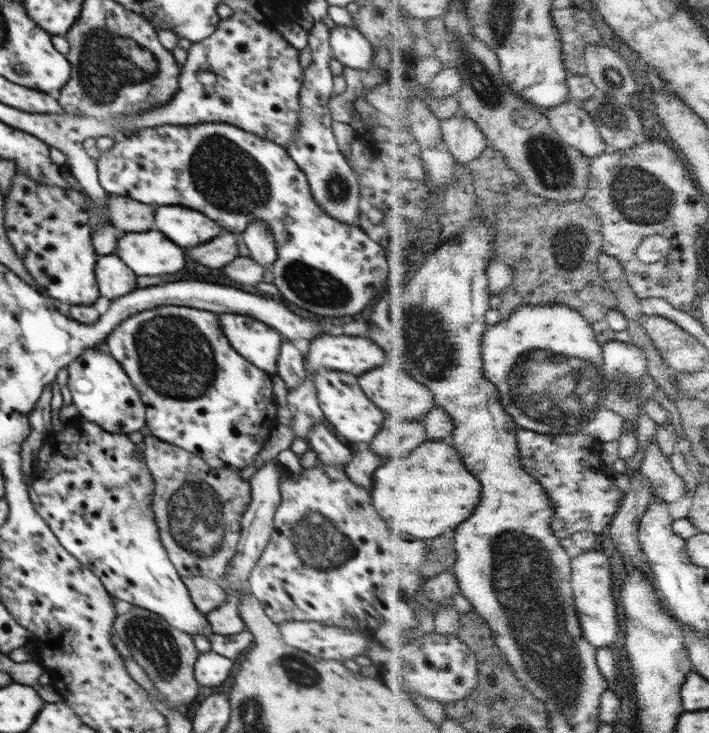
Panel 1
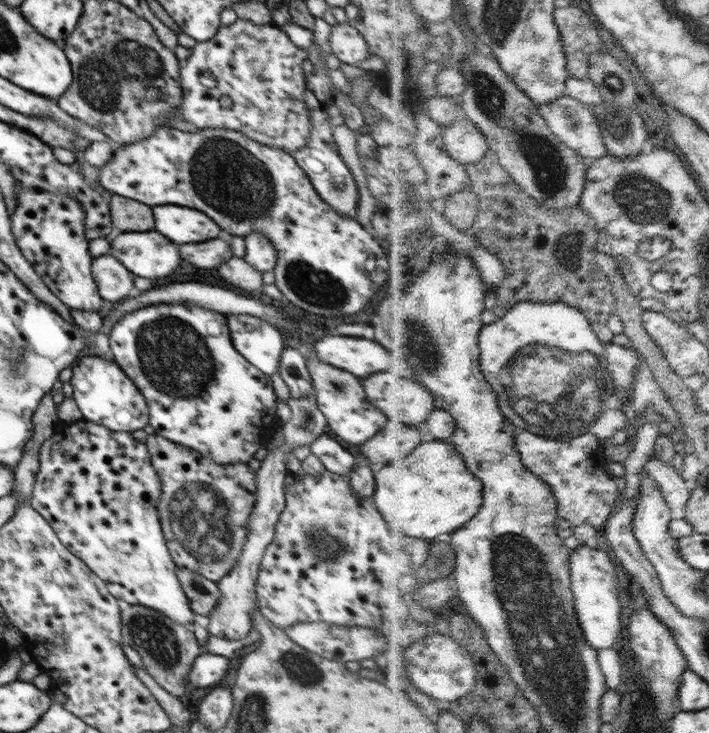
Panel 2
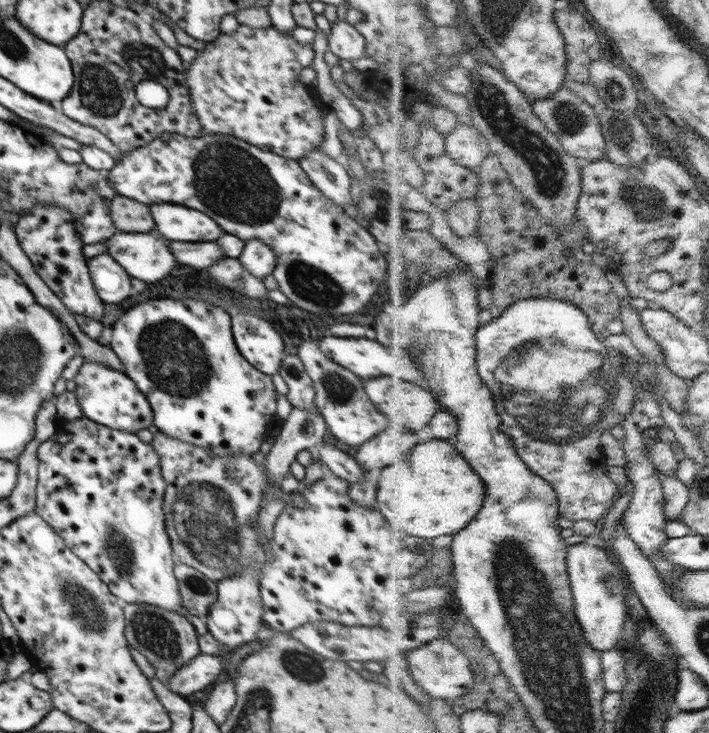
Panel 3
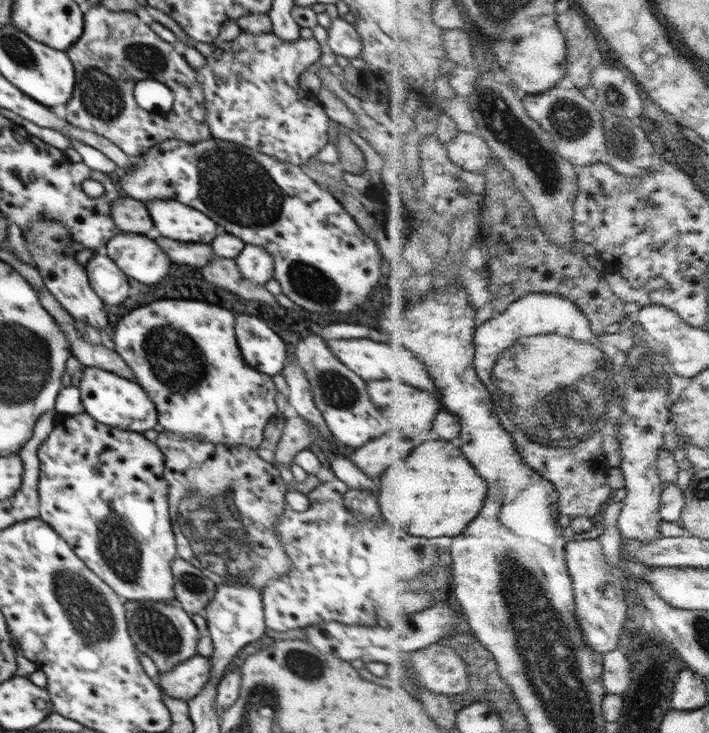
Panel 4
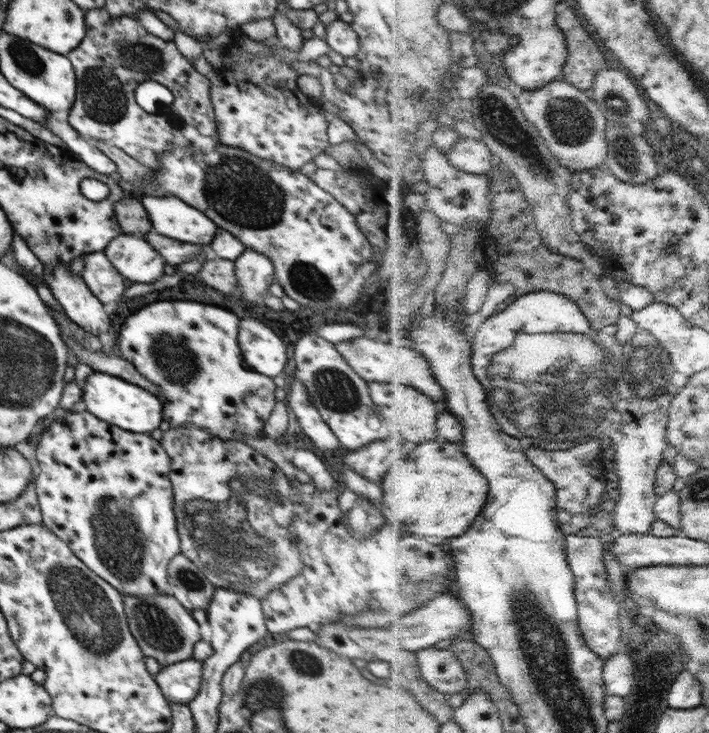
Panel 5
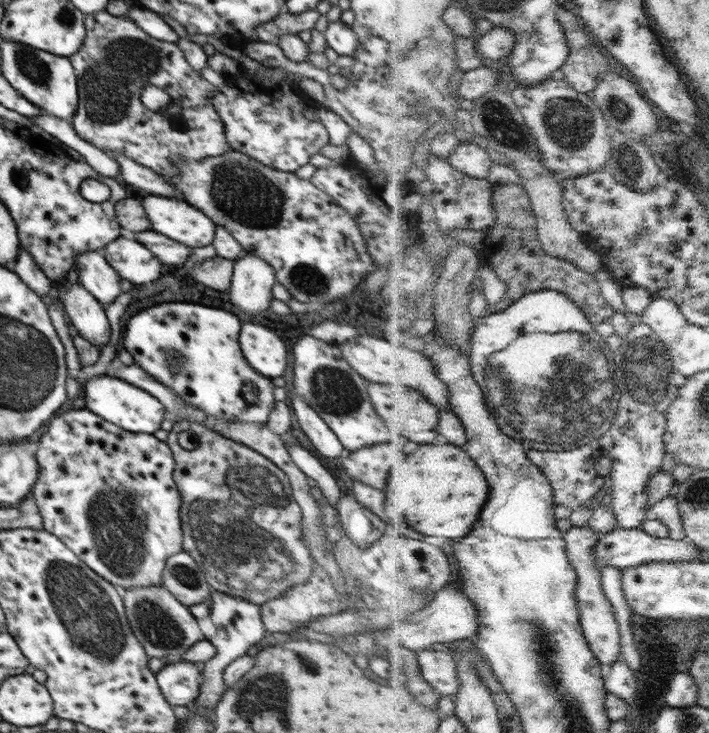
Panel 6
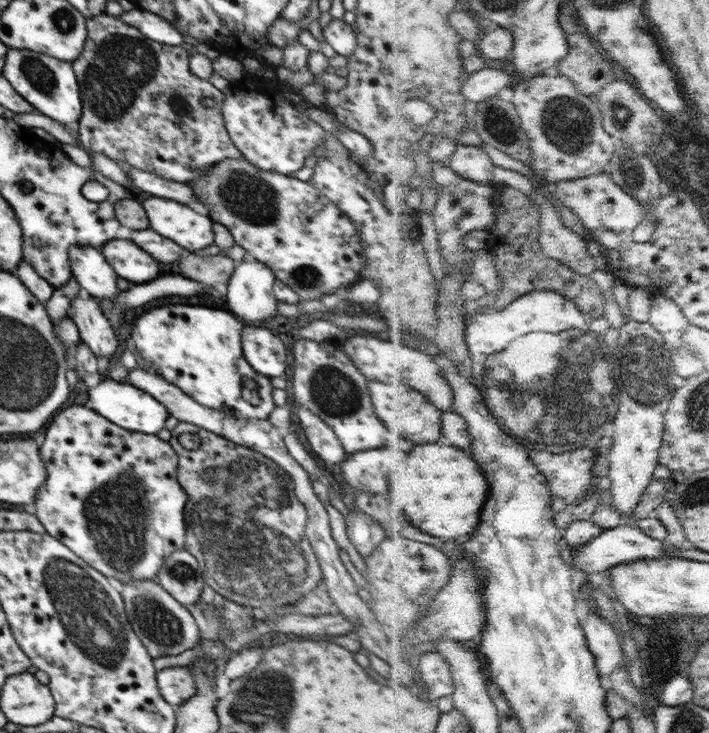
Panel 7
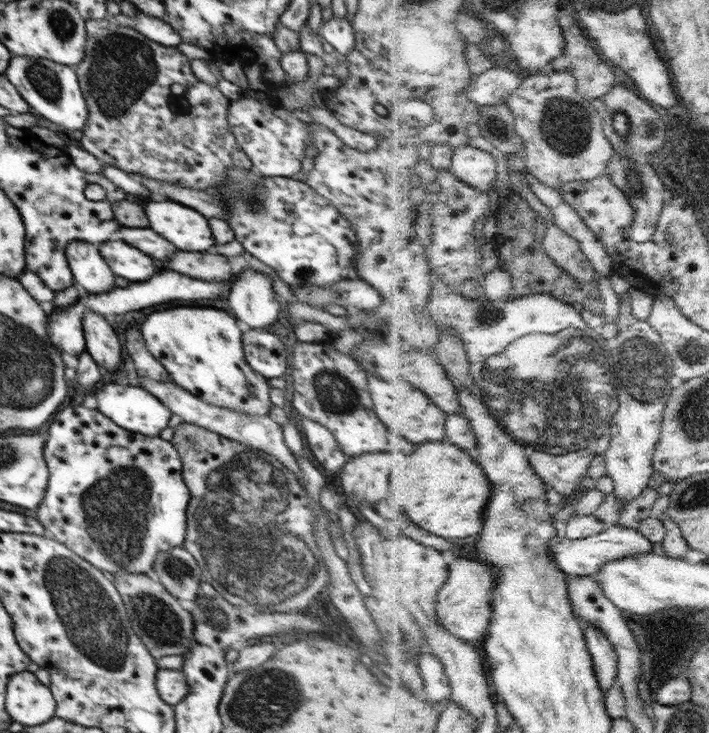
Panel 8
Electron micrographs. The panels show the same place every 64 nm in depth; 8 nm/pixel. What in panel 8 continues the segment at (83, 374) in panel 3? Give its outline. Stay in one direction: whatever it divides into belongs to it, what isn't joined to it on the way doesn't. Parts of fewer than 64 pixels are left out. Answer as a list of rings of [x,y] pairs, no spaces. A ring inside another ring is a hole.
[[[119,379],[91,392],[98,402],[98,410],[122,428],[134,433],[142,433],[151,437],[160,436],[160,432],[168,426],[171,410],[150,392],[140,386],[132,386]]]

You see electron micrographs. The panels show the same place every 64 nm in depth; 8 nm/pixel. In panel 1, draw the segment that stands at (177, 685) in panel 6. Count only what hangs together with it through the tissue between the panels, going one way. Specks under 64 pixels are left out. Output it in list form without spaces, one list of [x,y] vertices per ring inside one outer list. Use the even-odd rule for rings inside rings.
[[[212,651],[200,653],[194,664],[194,678],[201,686],[218,689],[237,662]]]

